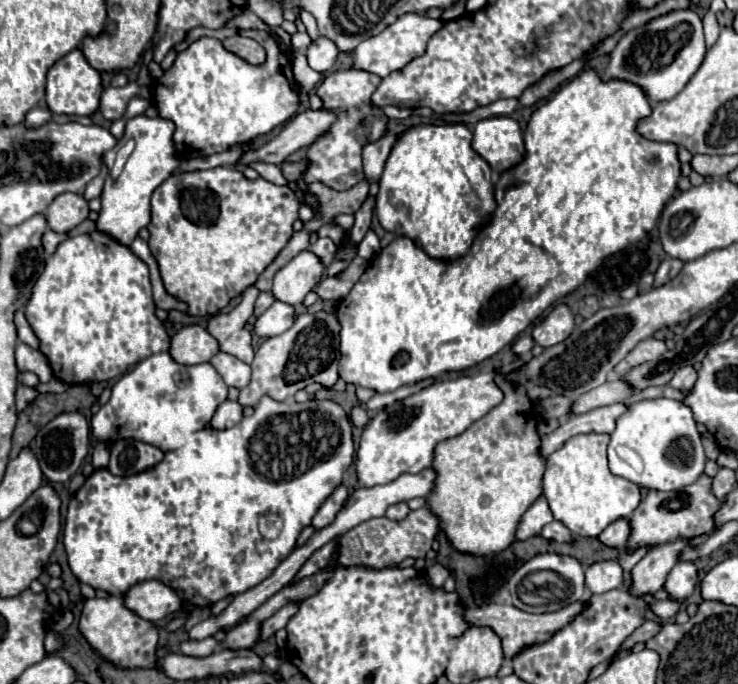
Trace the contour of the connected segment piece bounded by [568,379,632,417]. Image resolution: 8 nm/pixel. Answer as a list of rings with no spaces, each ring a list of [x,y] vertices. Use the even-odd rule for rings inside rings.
[[[620,379],[606,381],[604,385],[596,387],[596,391],[588,391],[588,395],[580,395],[580,399],[574,399],[568,417],[592,411],[596,407],[626,401],[630,395],[632,395],[632,391],[628,391],[628,387],[624,387],[624,383],[620,383]]]

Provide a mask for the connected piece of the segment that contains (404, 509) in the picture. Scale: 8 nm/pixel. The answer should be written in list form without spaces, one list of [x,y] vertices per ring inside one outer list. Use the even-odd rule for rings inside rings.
[[[396,503],[396,505],[392,505],[392,507],[388,507],[386,509],[386,517],[388,519],[404,519],[406,515],[410,513],[410,507],[408,507],[408,503]]]

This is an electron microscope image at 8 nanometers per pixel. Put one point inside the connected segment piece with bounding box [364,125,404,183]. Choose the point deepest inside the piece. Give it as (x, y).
(375, 154)

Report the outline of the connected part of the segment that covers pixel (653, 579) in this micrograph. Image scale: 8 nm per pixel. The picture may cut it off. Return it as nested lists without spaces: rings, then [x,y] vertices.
[[[680,539],[676,543],[664,543],[656,545],[640,563],[634,565],[630,577],[632,583],[628,587],[628,593],[634,597],[654,595],[658,589],[662,589],[668,571],[678,561],[678,551],[684,549],[688,541]]]

